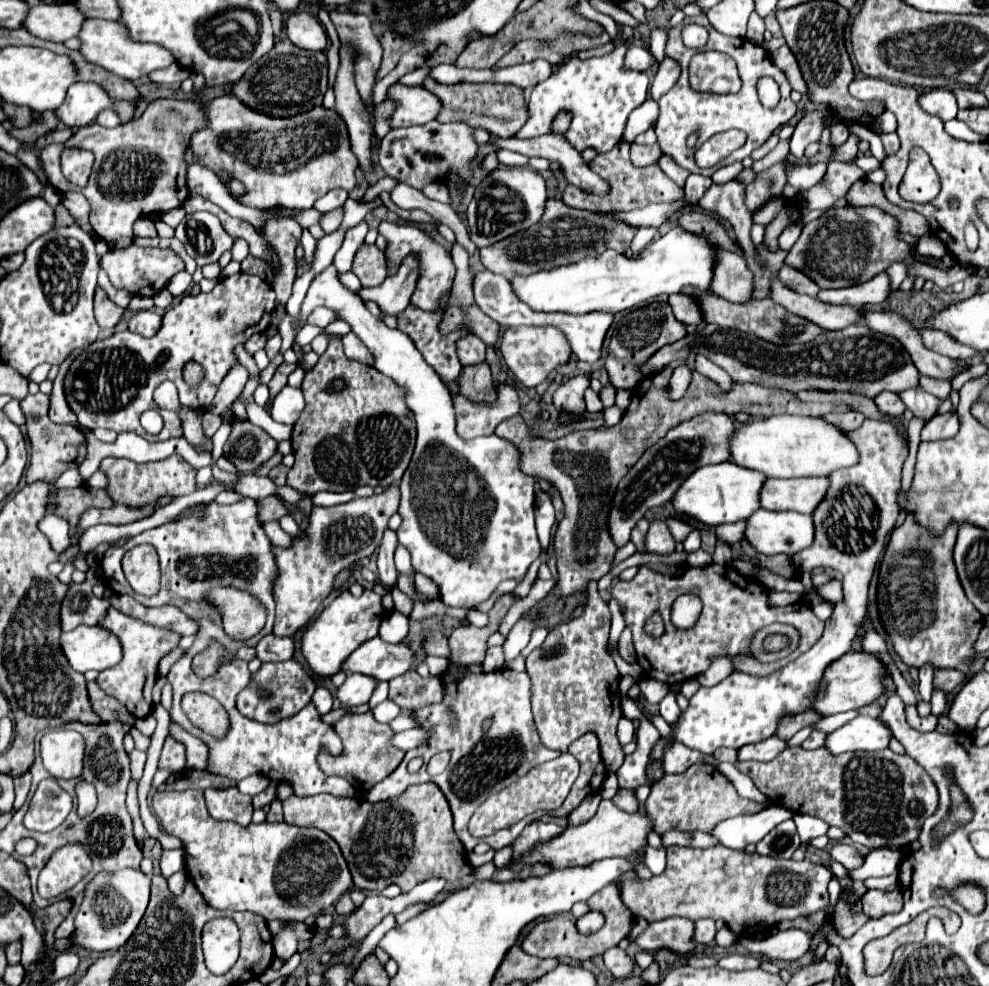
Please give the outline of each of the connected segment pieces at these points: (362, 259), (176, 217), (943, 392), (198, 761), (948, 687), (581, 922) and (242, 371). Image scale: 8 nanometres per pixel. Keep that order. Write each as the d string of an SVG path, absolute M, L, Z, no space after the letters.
M375 245L361 247L361 251L357 251L355 261L353 261L353 273L361 279L363 287L381 285L387 277L385 255L377 251Z
M179 207L179 209L173 209L173 211L167 211L161 215L161 221L167 223L169 227L177 227L181 223L181 219L185 217L185 209Z
M921 375L921 387L939 399L947 399L951 393L951 379L931 379L927 375Z
M175 721L169 723L169 735L173 735L175 741L183 743L187 749L187 767L189 769L205 769L207 763L207 747L201 739L193 737L185 729L181 729Z
M937 669L933 683L949 693L955 687L959 687L961 683L965 683L965 677L959 671L953 671L953 669Z
M591 911L591 913L583 915L581 919L577 919L577 929L579 929L583 935L593 935L593 933L597 933L603 925L605 925L605 917L603 917L603 913L599 913L599 911Z
M243 365L233 367L233 371L229 371L229 375L221 381L217 395L213 399L213 407L209 407L209 411L215 413L215 415L221 415L225 411L225 407L237 399L237 395L245 387L247 379L249 379L249 373Z

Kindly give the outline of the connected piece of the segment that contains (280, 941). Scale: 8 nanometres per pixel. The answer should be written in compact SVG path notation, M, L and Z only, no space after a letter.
M283 921L283 929L273 937L275 955L281 959L289 959L295 951L299 941L311 939L311 927L303 921Z

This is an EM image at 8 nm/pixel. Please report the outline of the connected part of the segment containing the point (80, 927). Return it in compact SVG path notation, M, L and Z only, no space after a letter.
M139 869L97 873L85 887L83 903L75 917L75 933L71 941L87 951L117 951L133 935L147 909L149 885L151 879Z

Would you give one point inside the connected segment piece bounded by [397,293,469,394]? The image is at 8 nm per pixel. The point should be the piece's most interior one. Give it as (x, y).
(439, 349)

